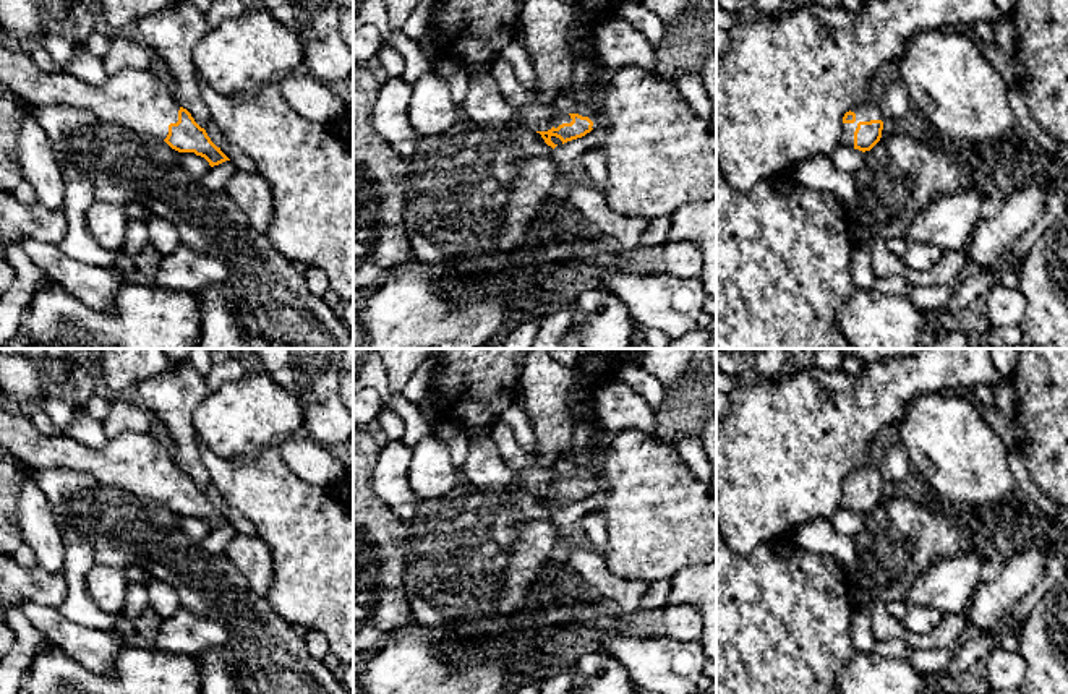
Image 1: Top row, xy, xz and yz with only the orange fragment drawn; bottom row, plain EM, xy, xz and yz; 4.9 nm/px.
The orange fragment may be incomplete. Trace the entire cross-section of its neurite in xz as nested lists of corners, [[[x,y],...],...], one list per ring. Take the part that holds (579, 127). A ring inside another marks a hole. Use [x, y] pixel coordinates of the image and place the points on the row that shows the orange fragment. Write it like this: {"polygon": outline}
{"polygon": [[[587,23],[575,24],[570,47],[577,54],[570,91],[554,102],[553,128],[536,131],[553,149],[601,126],[600,92],[609,70],[596,55],[595,29]]]}

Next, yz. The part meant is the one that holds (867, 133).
{"polygon": [[[877,97],[854,105],[841,123],[841,146],[870,151],[882,138],[883,112]]]}

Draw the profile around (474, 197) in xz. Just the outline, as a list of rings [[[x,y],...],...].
[[[496,122],[467,125],[428,135],[418,139],[408,162],[405,190],[405,227],[413,250],[413,261],[423,268],[442,266],[444,277],[478,284],[465,295],[491,290],[489,281],[512,271],[512,256],[543,227],[540,212],[551,198],[561,165],[551,159],[553,148],[532,128]]]

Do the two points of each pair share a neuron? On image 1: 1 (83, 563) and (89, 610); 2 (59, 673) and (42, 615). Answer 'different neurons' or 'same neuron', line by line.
1: same neuron
2: different neurons

